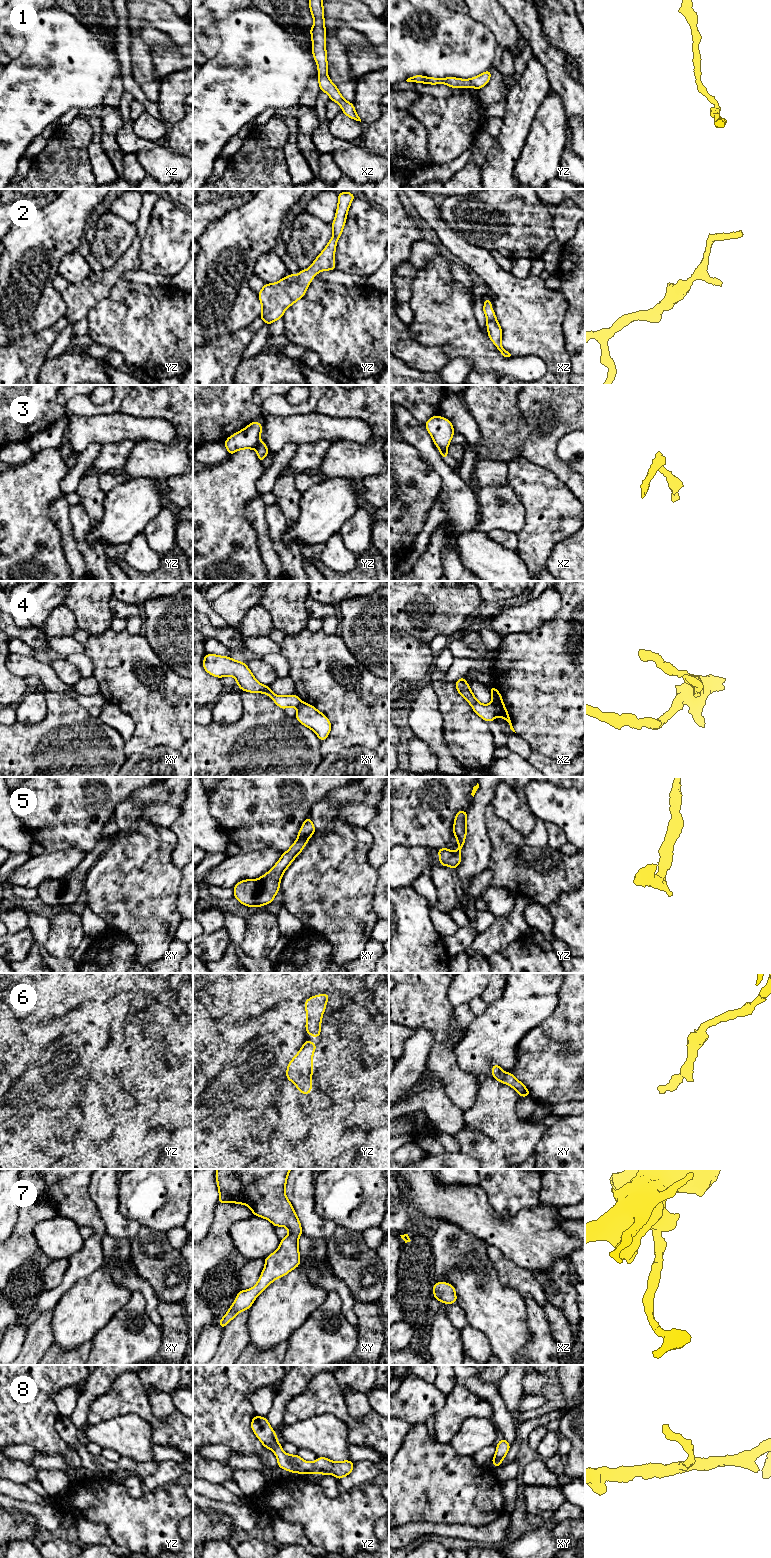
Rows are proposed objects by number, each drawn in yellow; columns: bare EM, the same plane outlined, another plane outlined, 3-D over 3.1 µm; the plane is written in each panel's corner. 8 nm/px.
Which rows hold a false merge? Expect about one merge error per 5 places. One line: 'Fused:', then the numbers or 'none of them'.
Fused: 3, 4

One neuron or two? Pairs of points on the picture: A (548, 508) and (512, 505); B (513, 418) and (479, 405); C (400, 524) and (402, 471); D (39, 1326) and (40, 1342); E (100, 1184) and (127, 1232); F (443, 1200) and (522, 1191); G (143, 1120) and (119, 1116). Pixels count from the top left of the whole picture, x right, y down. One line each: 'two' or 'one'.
A: two
B: one
C: one
D: one
E: one
F: two
G: one

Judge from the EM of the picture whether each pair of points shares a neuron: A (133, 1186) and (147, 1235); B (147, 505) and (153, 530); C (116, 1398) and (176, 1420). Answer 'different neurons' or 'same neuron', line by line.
A: different neurons
B: different neurons
C: same neuron

